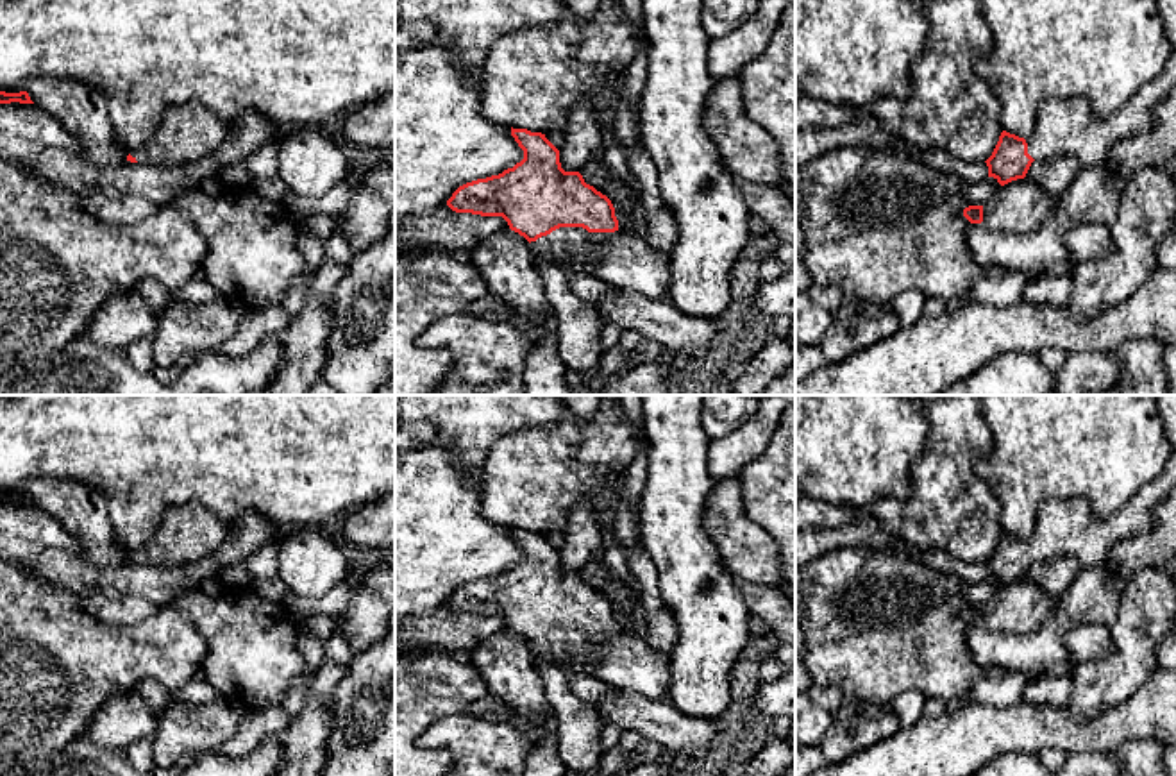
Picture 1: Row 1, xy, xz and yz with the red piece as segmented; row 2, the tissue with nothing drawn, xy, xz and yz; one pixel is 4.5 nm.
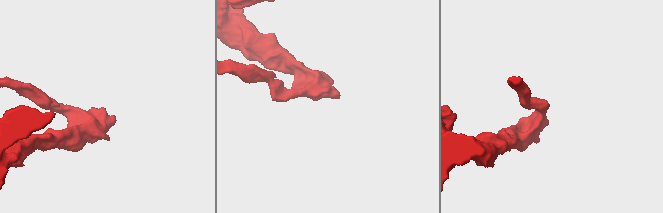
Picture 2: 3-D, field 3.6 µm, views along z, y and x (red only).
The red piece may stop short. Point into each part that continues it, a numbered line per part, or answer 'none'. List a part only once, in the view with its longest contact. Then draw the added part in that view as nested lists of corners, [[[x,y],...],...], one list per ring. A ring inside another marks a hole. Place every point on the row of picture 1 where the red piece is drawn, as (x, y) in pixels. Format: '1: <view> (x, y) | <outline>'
1: xz (563, 244) | [[[559,227],[547,236],[531,241],[529,247],[536,263],[558,265],[568,288],[590,304],[601,306],[606,302],[617,288],[599,277],[584,272],[572,263],[574,257],[597,257],[604,240],[618,234],[615,232],[588,232],[583,227]]]

